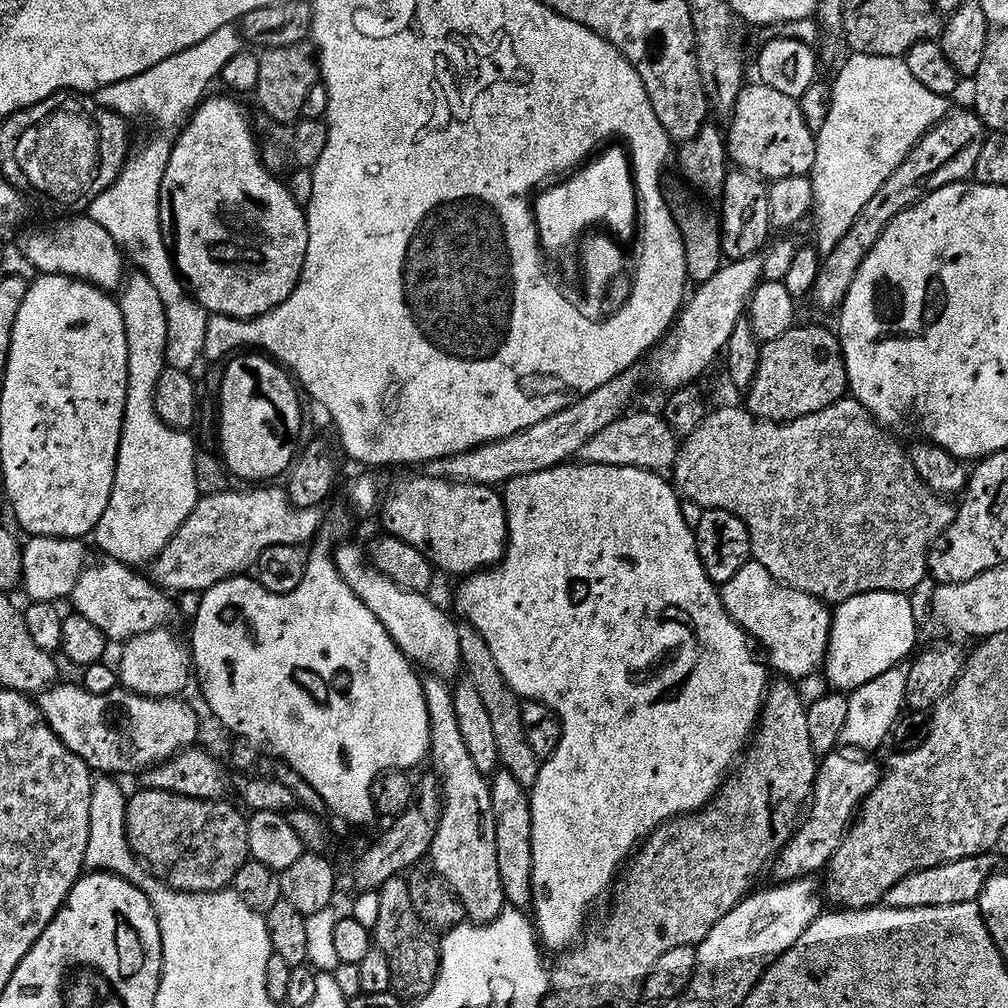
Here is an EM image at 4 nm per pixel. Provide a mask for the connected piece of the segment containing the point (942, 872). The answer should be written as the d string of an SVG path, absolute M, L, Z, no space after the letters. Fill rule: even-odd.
M992 854L962 858L930 870L918 870L896 886L891 888L883 898L883 903L898 910L918 910L919 908L941 908L976 902L987 884L987 880L998 872L996 860Z

